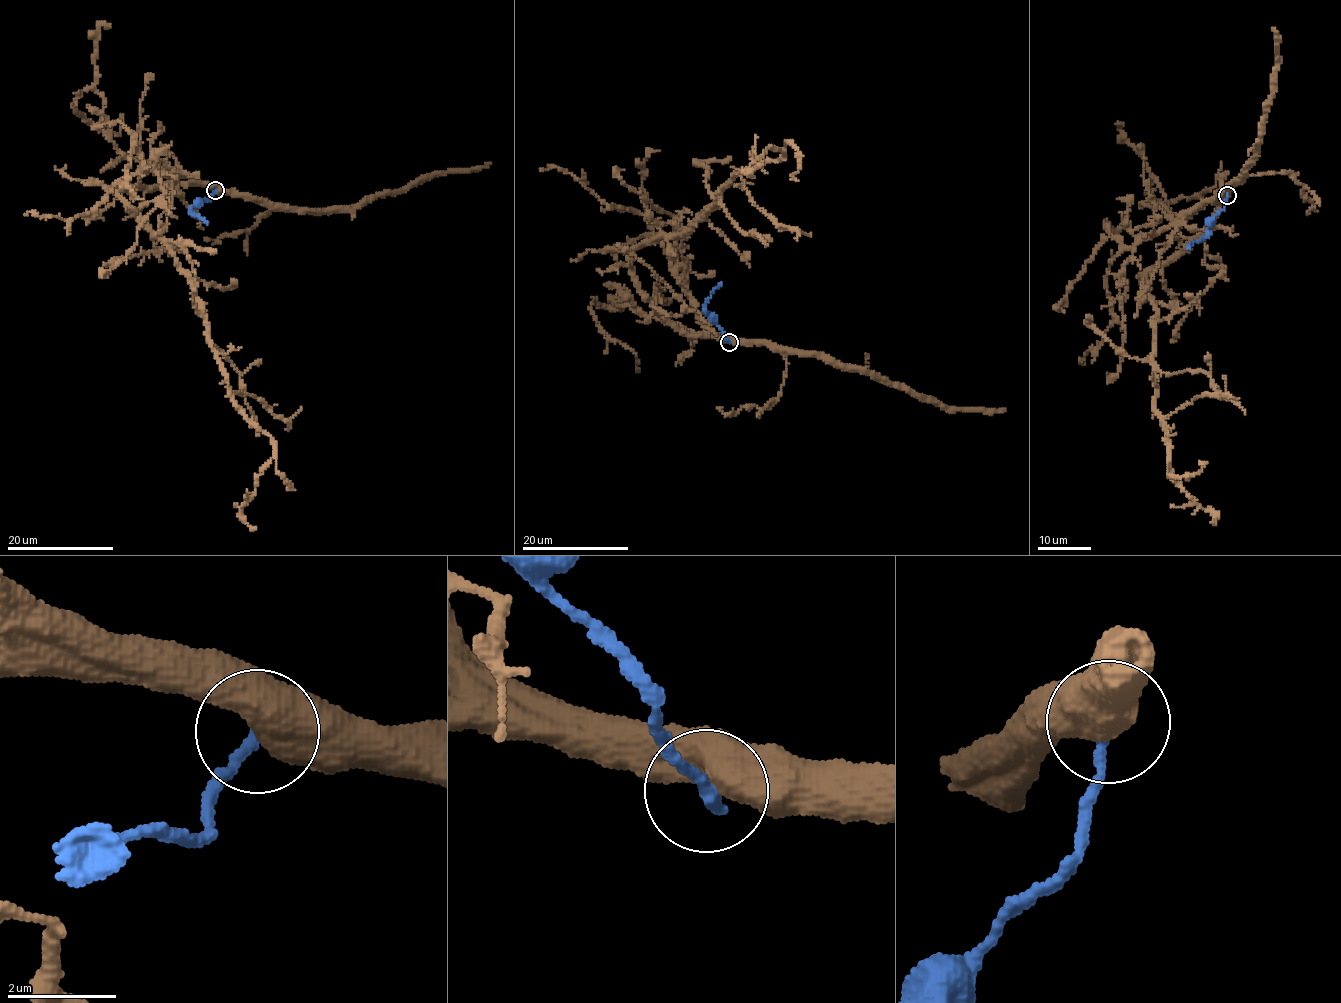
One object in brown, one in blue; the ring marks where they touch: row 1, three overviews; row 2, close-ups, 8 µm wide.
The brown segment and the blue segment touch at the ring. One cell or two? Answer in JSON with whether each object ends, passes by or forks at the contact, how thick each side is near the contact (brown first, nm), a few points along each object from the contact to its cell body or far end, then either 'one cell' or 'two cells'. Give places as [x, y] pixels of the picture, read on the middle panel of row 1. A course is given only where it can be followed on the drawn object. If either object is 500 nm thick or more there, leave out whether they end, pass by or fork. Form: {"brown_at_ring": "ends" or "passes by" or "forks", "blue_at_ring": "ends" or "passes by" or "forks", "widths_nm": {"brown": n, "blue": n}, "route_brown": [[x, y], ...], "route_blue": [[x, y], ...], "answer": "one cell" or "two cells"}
{"widths_nm": {"brown": 750, "blue": 260}, "route_brown": [[730, 342], [677, 330], [631, 254], [689, 230], [735, 171], [783, 150], [763, 162]], "route_blue": [[730, 342], [705, 309], [705, 304], [722, 282]], "answer": "two cells"}

